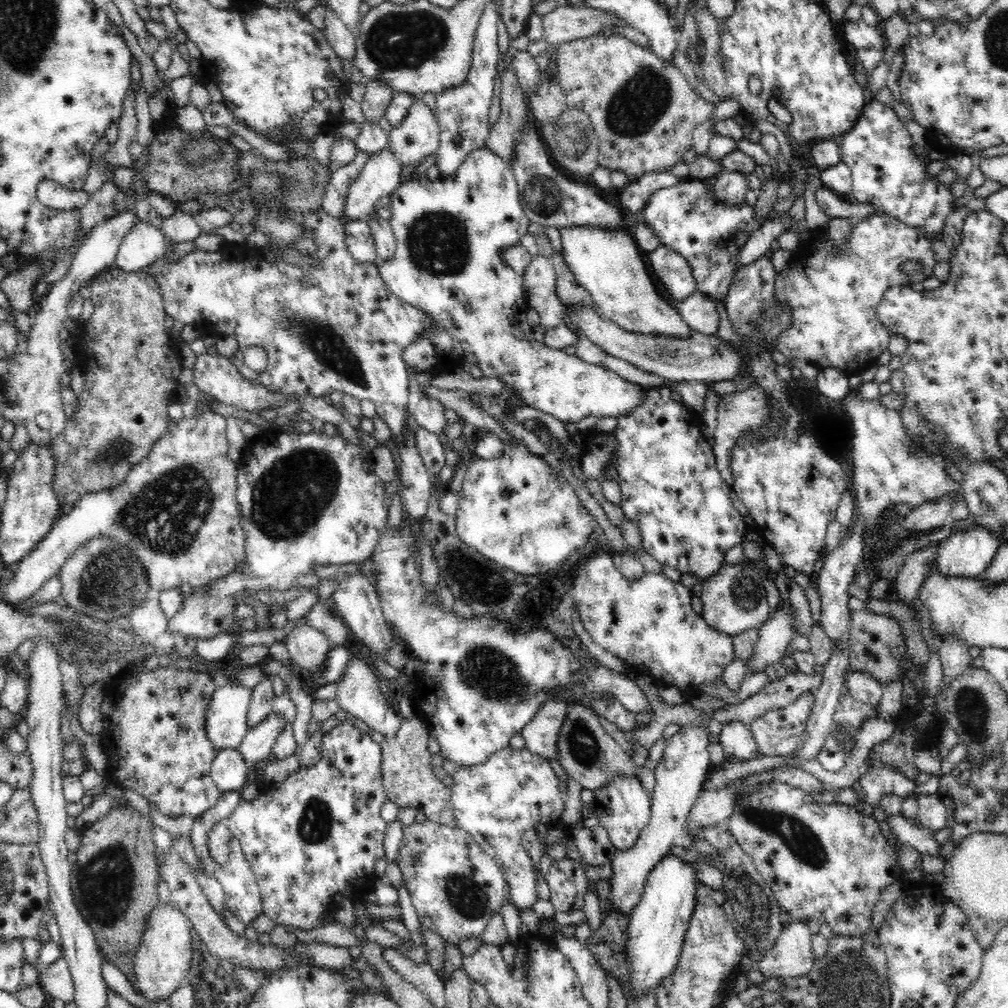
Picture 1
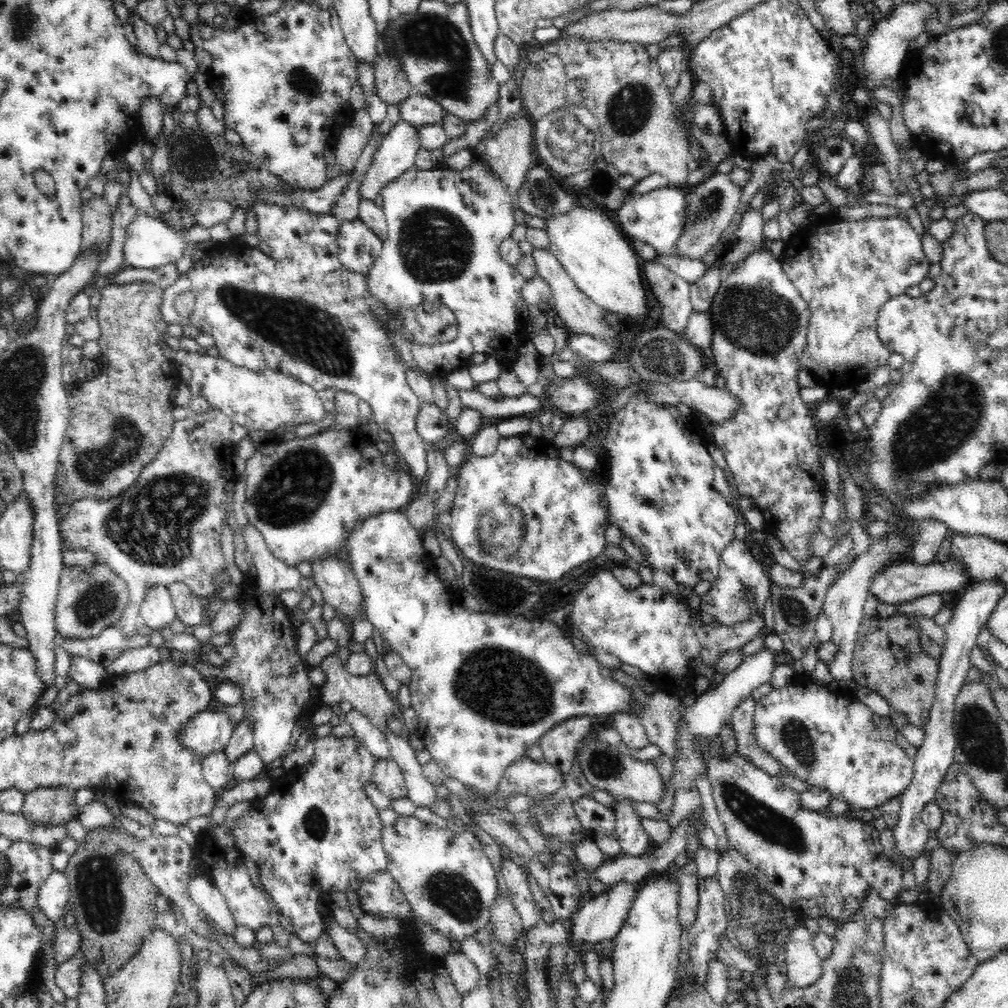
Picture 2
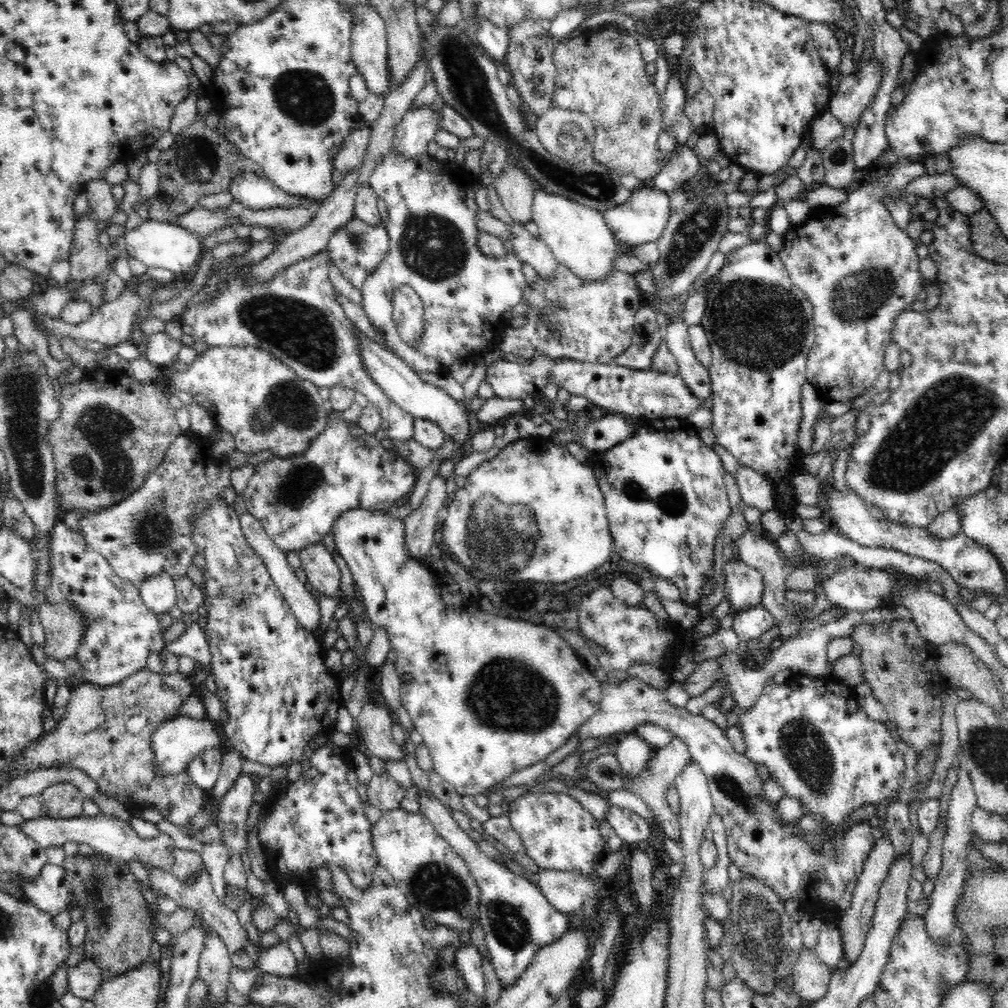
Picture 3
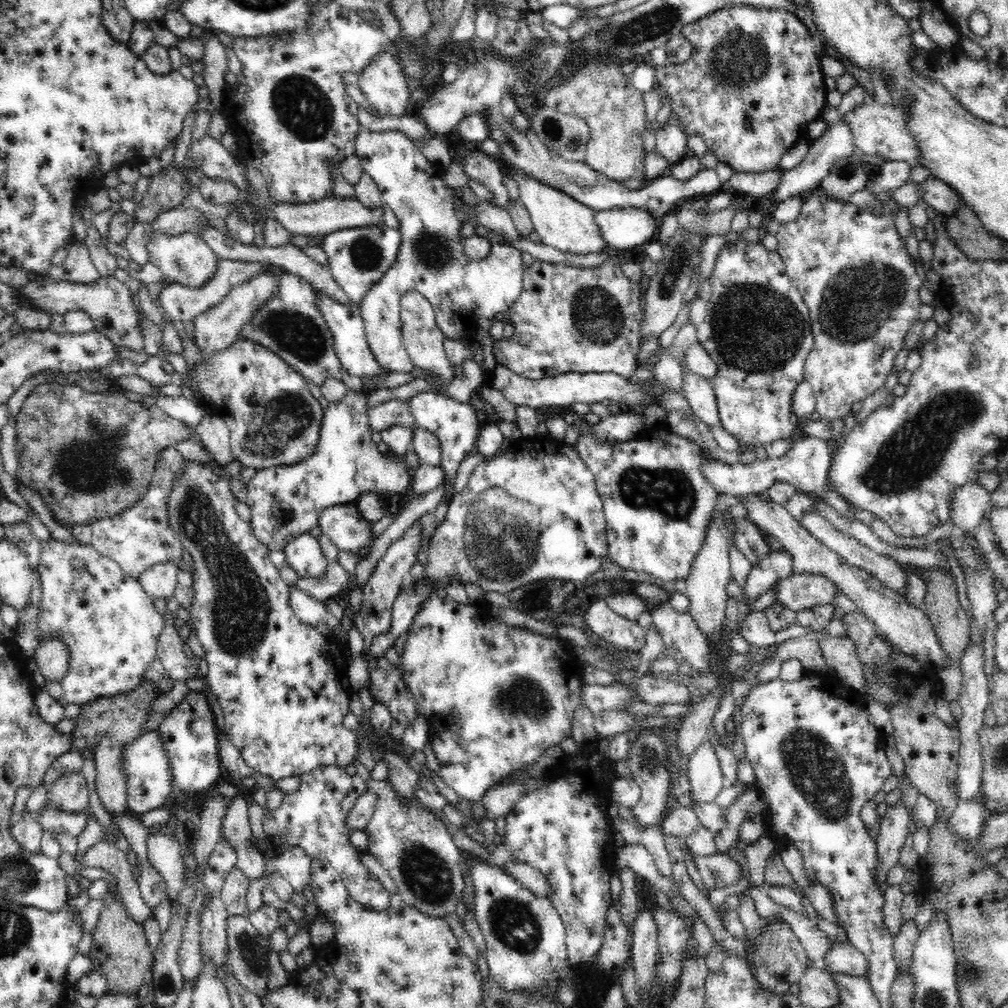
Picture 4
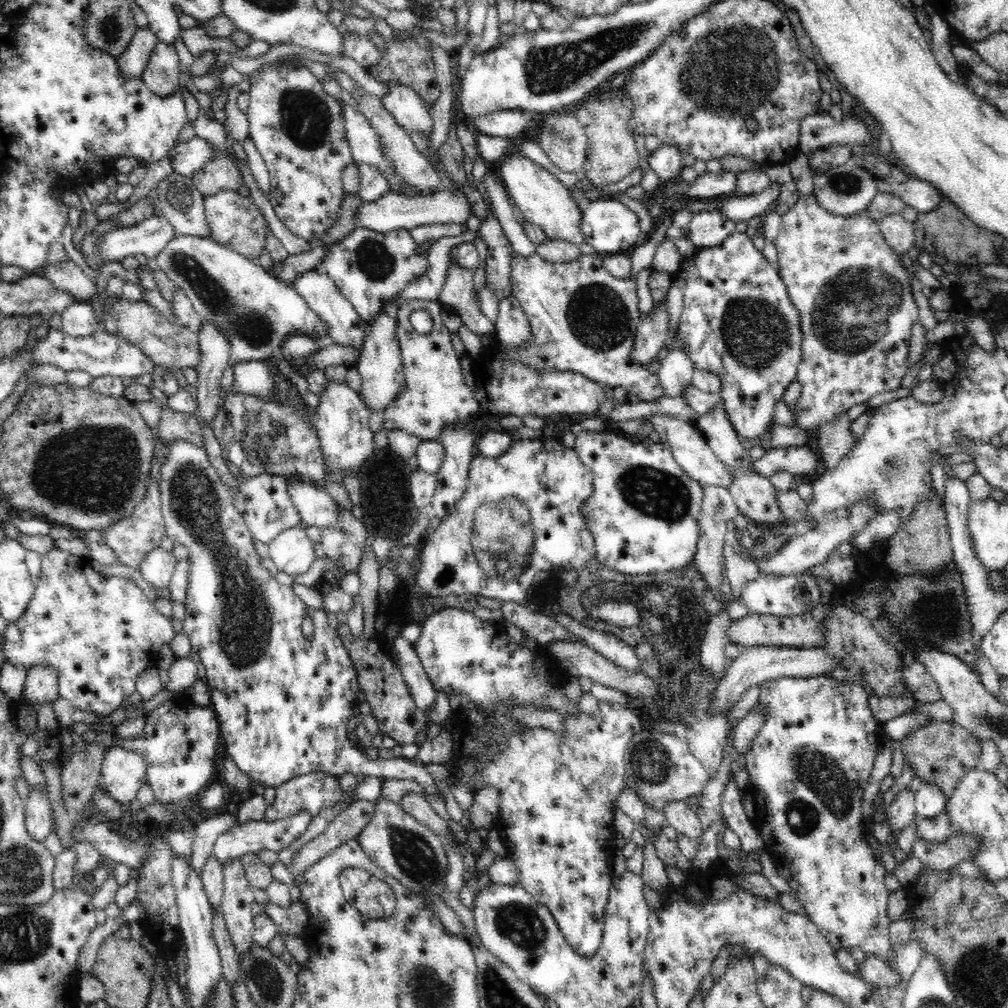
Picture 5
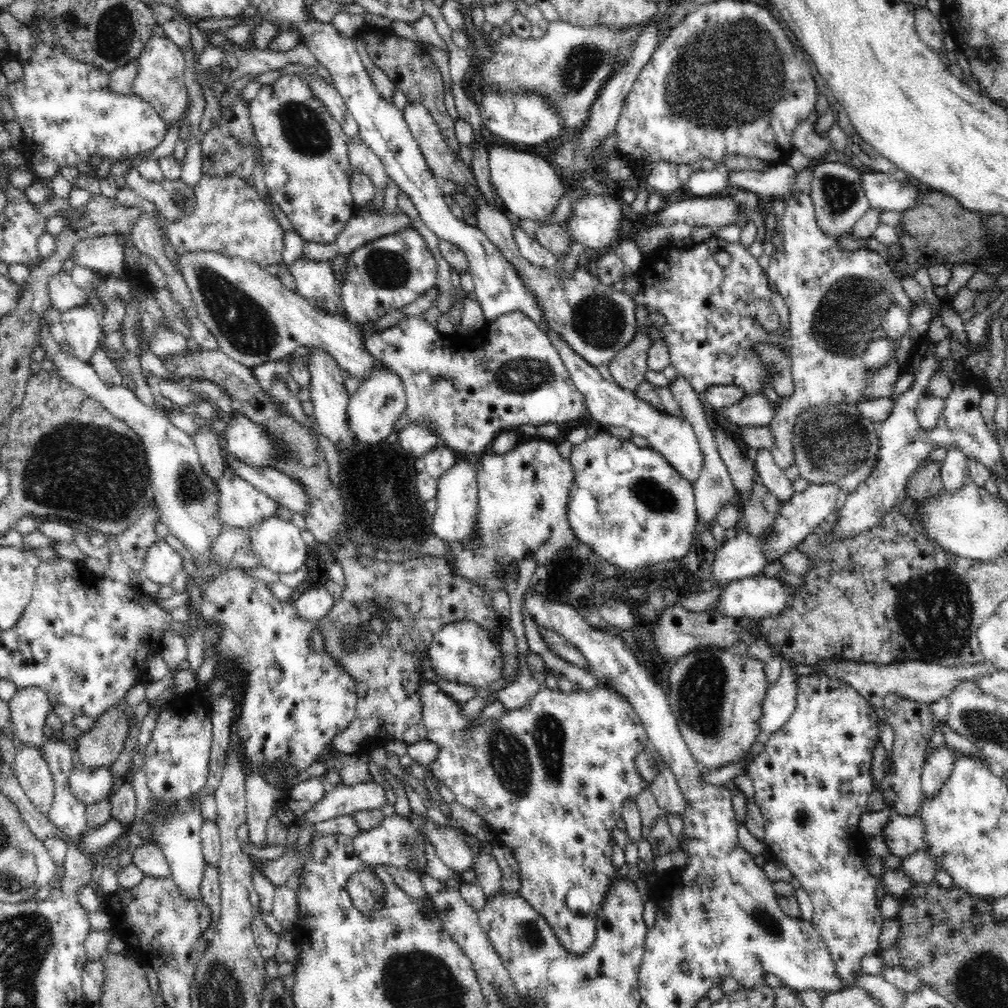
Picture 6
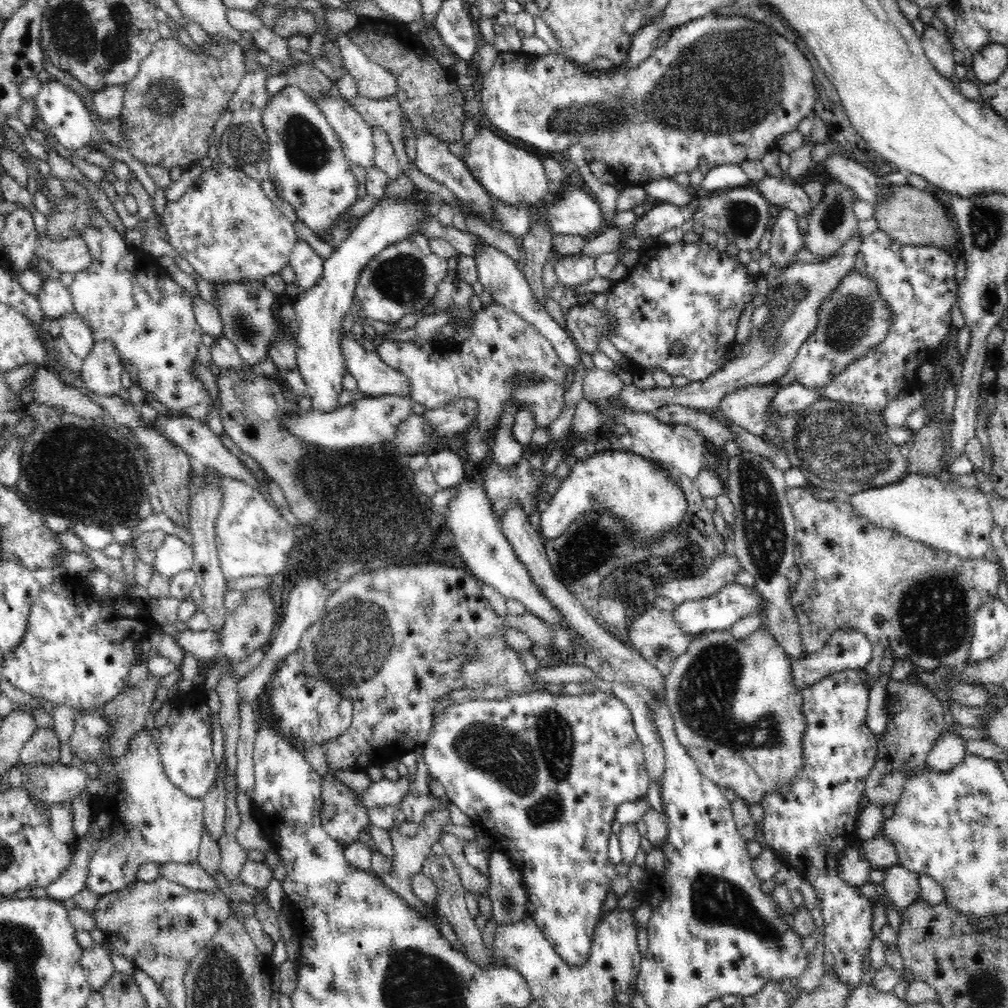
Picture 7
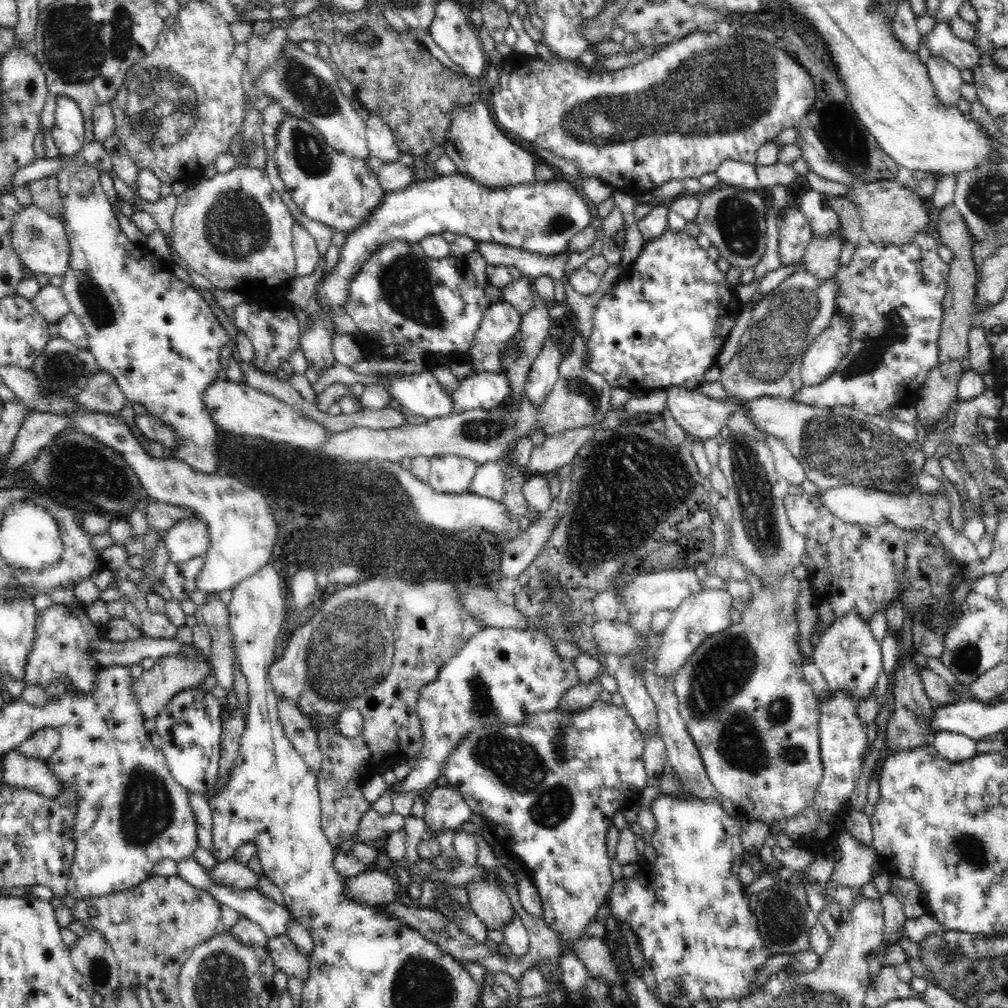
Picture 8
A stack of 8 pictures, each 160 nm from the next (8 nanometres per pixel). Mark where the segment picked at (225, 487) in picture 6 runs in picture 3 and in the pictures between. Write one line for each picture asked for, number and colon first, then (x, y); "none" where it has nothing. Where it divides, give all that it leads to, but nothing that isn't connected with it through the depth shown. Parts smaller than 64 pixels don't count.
3: (297, 500)
4: (285, 501)
5: (264, 502)

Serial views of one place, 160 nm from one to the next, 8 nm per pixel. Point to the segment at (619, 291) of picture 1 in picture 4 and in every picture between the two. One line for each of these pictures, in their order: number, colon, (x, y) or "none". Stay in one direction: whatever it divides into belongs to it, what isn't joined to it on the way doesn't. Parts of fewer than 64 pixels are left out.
2: (597, 256)
3: (578, 236)
4: (562, 222)

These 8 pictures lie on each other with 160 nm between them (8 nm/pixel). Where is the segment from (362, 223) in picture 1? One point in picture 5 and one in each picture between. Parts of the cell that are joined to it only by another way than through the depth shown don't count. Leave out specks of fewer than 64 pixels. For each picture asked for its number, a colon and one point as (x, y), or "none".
2: (358, 247)
3: (356, 248)
4: (357, 257)
5: (368, 267)

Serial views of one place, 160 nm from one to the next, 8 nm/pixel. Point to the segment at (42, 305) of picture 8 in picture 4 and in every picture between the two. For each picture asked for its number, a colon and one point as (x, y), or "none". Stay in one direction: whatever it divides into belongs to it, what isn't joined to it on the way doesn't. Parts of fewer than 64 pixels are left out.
4: (78, 268)
5: (67, 275)
6: (64, 295)
7: (54, 298)

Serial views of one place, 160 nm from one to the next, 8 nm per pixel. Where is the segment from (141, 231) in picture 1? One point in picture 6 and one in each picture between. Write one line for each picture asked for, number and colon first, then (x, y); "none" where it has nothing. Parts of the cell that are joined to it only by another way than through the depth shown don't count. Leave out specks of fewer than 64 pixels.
2: (149, 243)
3: (157, 244)
4: (186, 258)
5: (257, 311)
6: (256, 319)

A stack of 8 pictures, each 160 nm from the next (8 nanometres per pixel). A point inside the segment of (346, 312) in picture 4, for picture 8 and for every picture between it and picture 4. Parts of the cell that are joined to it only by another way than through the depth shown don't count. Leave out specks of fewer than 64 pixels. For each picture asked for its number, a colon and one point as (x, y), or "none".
5: (346, 328)
6: (315, 281)
7: (307, 264)
8: (307, 256)

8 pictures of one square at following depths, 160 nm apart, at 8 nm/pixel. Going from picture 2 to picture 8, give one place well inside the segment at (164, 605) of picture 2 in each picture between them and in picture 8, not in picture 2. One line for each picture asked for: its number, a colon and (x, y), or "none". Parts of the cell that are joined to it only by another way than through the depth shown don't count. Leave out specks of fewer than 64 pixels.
3: (158, 593)
4: (159, 581)
5: (157, 568)
6: (162, 562)
7: (174, 556)
8: (188, 538)

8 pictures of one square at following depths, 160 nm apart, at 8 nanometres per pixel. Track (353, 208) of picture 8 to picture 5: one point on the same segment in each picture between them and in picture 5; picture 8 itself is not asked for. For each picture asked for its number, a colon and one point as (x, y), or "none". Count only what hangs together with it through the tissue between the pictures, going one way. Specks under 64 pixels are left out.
5: (298, 128)
6: (304, 150)
7: (307, 165)

